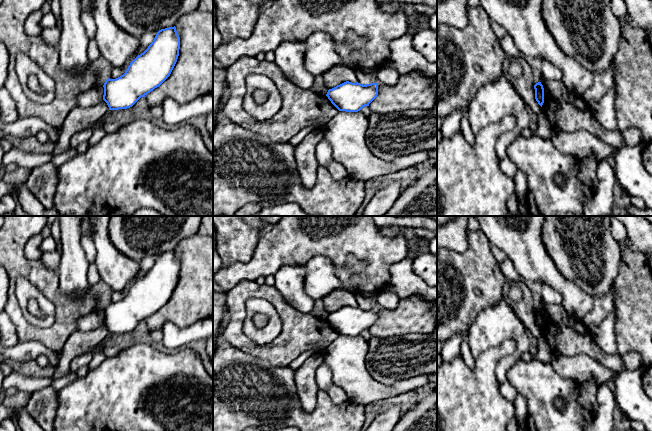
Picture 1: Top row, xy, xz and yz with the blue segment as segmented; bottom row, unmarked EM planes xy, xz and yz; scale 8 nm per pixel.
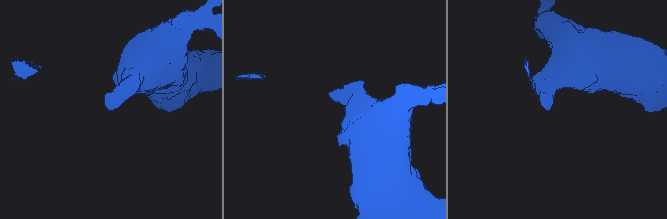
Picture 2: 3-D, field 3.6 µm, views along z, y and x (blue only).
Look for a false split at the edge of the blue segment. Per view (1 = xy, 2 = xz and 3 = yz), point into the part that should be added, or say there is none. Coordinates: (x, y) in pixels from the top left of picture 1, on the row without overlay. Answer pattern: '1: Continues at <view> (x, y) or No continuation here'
1: No continuation here
2: No continuation here
3: No continuation here

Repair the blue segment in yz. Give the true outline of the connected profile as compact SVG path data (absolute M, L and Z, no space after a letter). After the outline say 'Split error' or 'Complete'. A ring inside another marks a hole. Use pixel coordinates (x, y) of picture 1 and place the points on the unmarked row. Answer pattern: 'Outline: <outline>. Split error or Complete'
Outline: M538 306L534 309L535 313L535 323L538 326L538 328L542 331L544 327L544 312L541 306Z. Complete

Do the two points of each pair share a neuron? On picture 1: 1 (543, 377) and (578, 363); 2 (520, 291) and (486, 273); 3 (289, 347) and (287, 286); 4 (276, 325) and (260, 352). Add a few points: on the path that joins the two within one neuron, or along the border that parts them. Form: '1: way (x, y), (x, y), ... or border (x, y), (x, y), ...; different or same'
1: border (549, 362), (561, 375), (570, 377), (577, 384); different
2: border (506, 279), (501, 298); different
3: border (289, 303), (296, 309), (309, 313); different
4: border (282, 327), (262, 343), (253, 342), (244, 332); different

